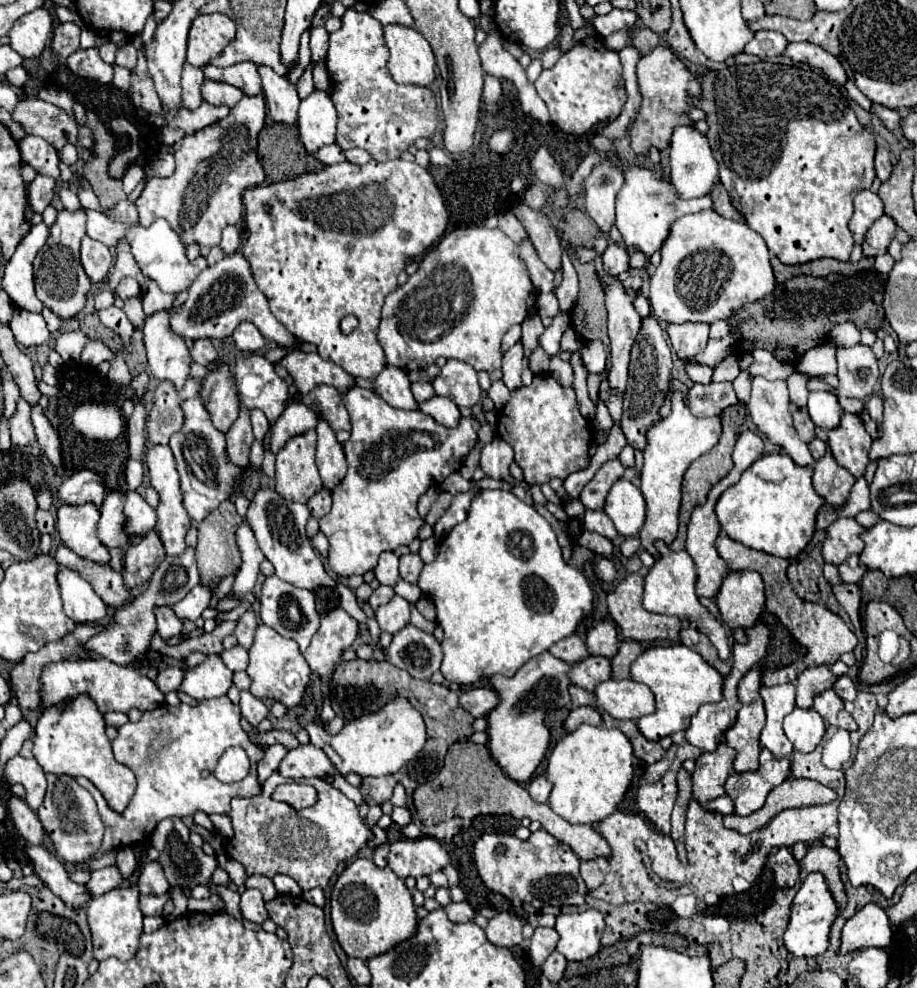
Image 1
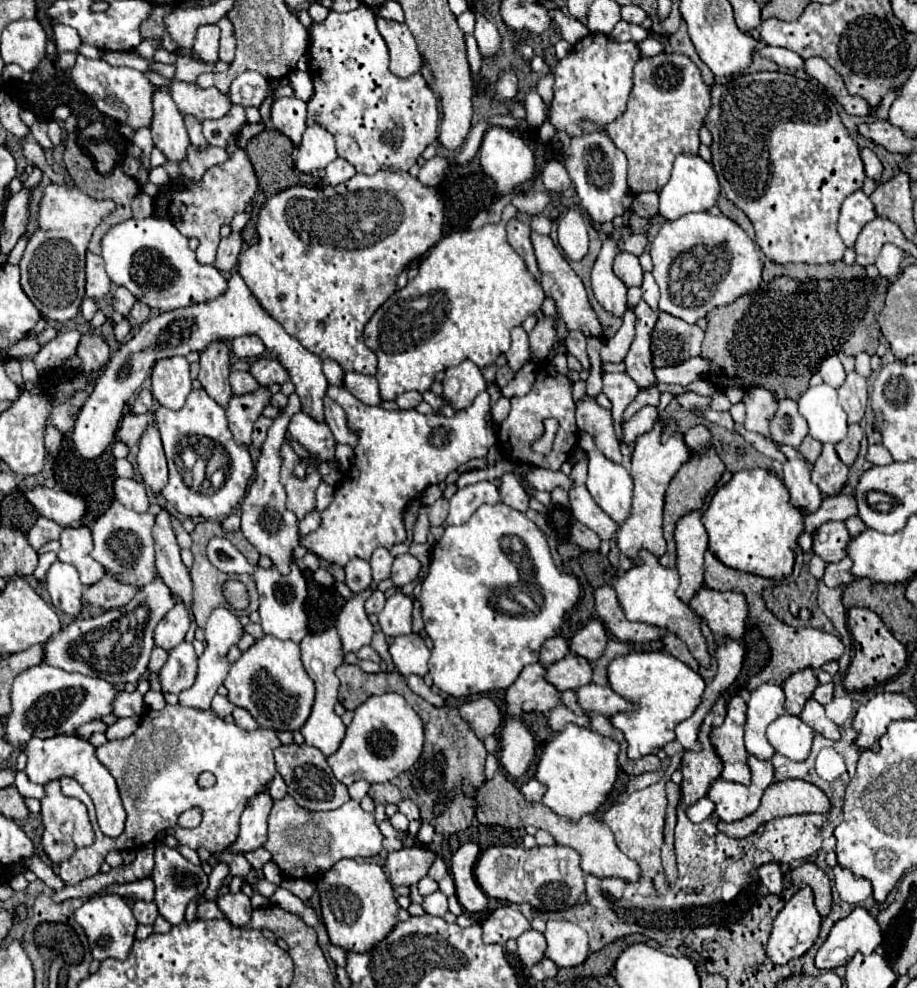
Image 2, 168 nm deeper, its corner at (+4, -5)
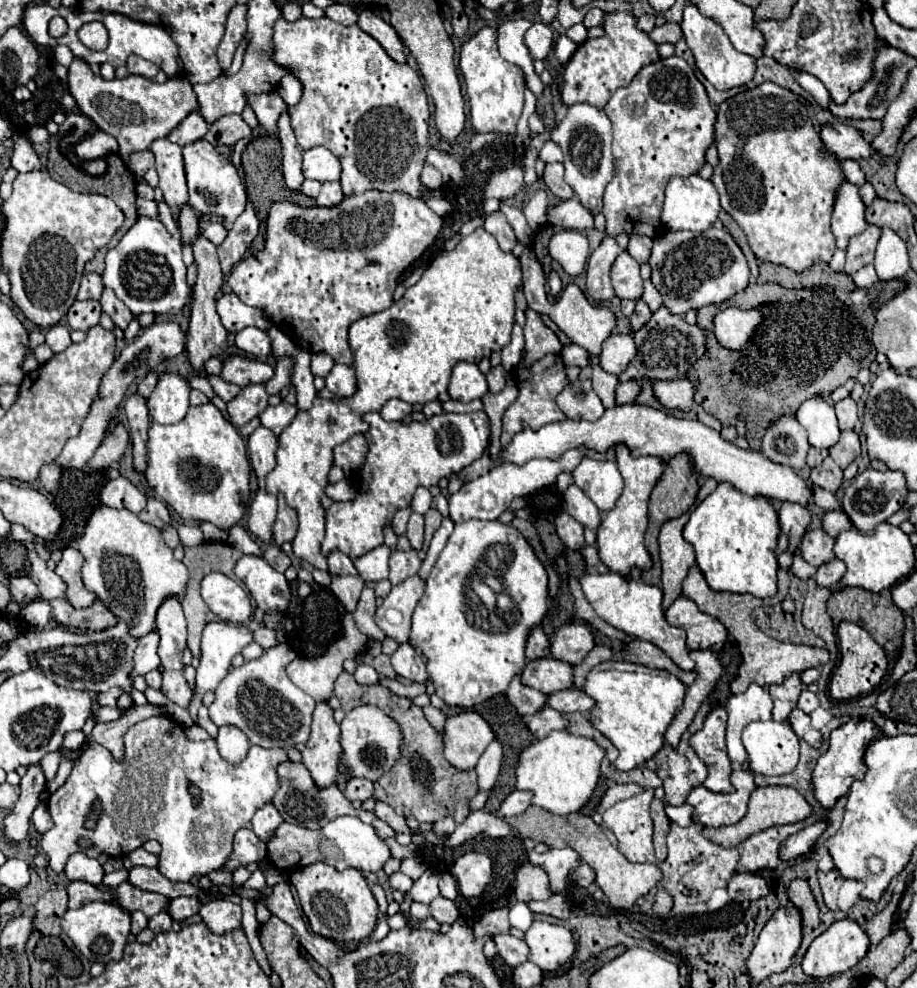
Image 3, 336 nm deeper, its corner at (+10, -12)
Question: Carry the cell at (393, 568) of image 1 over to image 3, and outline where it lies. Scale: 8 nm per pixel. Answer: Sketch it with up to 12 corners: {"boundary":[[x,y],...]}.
{"boundary":[[379,545],[353,563],[365,581],[387,579],[391,549]]}

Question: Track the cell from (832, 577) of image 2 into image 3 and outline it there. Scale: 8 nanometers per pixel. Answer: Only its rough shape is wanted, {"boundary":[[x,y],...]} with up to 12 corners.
{"boundary":[[833,559],[817,569],[815,581],[833,589],[845,575],[845,563]]}

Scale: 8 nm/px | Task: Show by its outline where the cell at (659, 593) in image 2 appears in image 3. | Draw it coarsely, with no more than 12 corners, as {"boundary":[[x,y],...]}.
{"boundary":[[641,571],[585,575],[581,587],[609,625],[693,671],[685,633],[665,619],[663,591]]}

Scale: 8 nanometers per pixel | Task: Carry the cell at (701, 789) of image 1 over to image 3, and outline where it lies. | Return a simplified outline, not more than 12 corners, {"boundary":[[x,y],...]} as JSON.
{"boundary":[[703,703],[681,737],[655,755],[665,801],[683,805],[687,793],[707,779],[687,741],[703,727],[711,705]]}

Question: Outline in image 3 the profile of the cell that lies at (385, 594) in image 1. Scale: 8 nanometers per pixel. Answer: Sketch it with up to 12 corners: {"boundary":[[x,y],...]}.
{"boundary":[[365,587],[355,609],[355,623],[367,637],[383,641],[375,625],[375,595]]}

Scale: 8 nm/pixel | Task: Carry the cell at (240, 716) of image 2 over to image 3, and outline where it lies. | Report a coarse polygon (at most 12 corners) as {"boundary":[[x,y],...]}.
{"boundary":[[233,725],[219,727],[215,741],[229,763],[247,755],[249,739]]}

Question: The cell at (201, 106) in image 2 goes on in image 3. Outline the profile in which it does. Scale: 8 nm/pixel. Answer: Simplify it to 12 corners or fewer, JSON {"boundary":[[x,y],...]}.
{"boundary":[[199,111],[189,115],[167,135],[183,147],[201,139],[209,125]]}

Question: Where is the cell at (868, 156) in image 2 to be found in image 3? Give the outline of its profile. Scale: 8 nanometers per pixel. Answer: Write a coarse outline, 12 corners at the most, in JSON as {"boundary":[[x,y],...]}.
{"boundary":[[843,161],[845,181],[863,185],[865,171],[857,161]]}

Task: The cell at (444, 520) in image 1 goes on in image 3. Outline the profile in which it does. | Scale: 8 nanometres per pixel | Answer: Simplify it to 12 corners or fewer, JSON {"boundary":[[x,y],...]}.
{"boundary":[[569,449],[561,459],[501,463],[449,497],[449,519],[497,519],[519,495],[555,485],[583,457],[615,451]]}

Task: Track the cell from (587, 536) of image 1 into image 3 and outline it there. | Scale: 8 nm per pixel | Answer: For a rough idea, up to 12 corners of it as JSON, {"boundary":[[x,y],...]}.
{"boundary":[[569,513],[555,519],[557,535],[569,549],[583,549],[583,525]]}

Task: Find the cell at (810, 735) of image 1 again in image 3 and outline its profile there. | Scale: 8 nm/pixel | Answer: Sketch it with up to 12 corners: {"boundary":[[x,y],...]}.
{"boundary":[[755,721],[743,729],[747,769],[791,773],[799,739],[789,723]]}

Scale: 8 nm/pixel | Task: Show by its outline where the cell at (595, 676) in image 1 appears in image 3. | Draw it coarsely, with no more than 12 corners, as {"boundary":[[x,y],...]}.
{"boundary":[[529,661],[521,681],[545,695],[573,687],[573,665]]}

